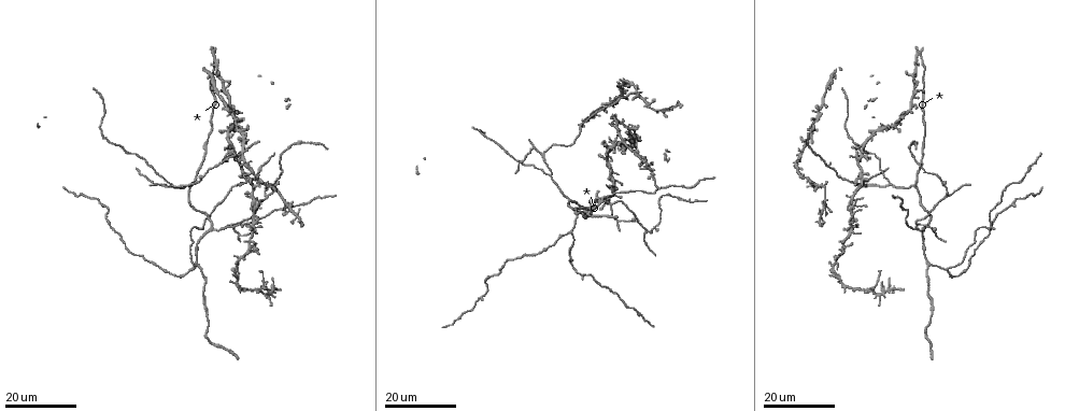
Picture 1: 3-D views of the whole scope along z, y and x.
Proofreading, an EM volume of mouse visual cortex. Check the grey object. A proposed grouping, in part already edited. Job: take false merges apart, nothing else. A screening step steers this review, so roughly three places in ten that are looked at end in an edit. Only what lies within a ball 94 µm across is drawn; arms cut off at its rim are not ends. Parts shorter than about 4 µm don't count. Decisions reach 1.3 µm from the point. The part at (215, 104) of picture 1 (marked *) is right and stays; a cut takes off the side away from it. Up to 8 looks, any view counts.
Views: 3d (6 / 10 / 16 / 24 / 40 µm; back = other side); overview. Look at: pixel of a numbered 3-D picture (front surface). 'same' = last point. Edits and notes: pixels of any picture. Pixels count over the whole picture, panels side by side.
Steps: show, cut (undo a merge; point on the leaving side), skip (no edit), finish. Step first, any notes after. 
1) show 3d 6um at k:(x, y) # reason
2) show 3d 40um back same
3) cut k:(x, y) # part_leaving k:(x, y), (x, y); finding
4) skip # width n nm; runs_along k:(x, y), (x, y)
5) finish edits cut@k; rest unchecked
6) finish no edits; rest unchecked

show 3d 16um at 1:(567, 200) # arms part here

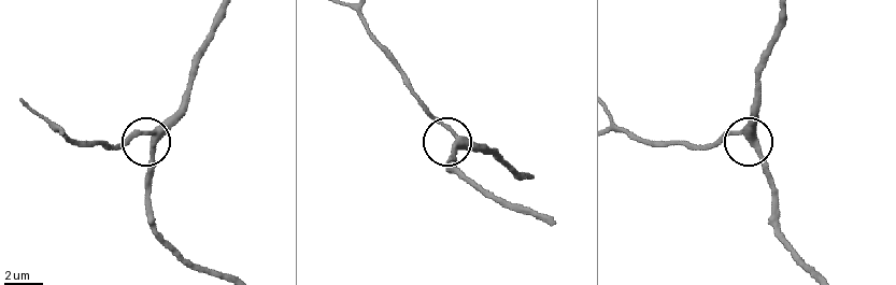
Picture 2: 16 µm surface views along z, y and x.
show 3d 10um at 2:(152, 134)

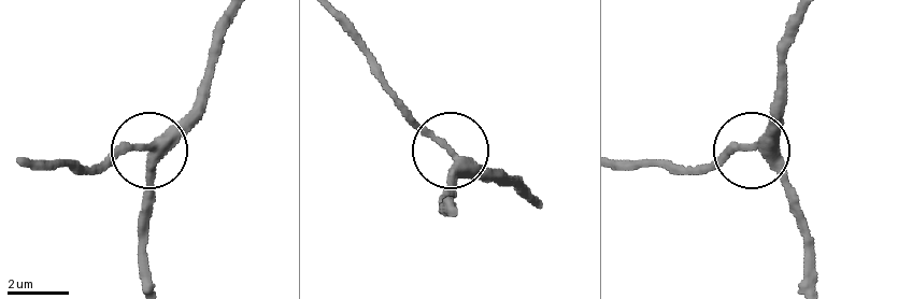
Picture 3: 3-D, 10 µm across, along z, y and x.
skip # width 290 nm; runs_along 3:(231, 20), (208, 90), (157, 144), (74, 167); continuous, no second neuron

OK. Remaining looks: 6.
show 3d 24um at 1:(266, 195) # three-way junction

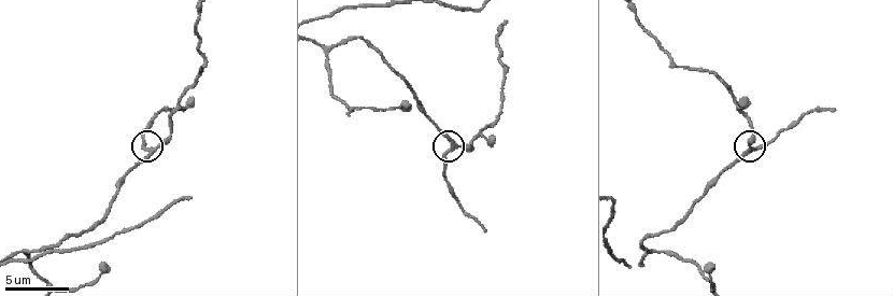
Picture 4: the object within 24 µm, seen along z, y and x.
show 3d 10um at 4:(450, 149)

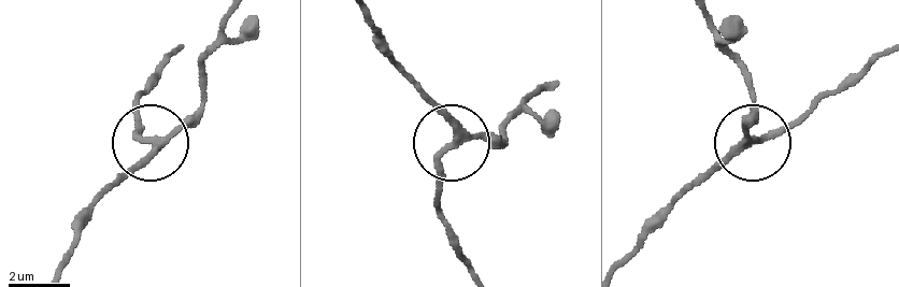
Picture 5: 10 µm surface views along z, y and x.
skip # arms 3; runs_along 5:(361, 11), (382, 49), (448, 127), (436, 209); one neuron here

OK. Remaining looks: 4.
show 3d 6um at 4:(25, 250) # branch point

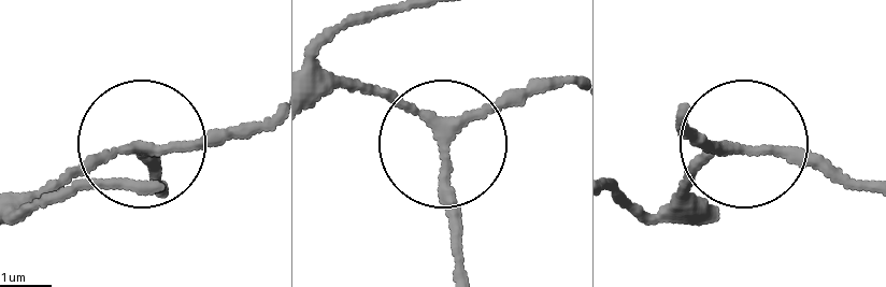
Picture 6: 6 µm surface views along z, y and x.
show 3d 6um back at 6:(144, 149)

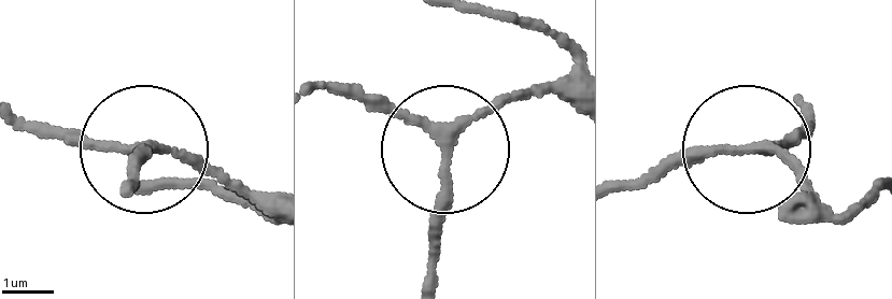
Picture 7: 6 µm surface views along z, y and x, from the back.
skip # arms 3; runs_along 7:(569, 103), (518, 95), (454, 133), (428, 274); one neuron here

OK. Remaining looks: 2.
show 3d 24um at 1:(613, 180) # four arms meet

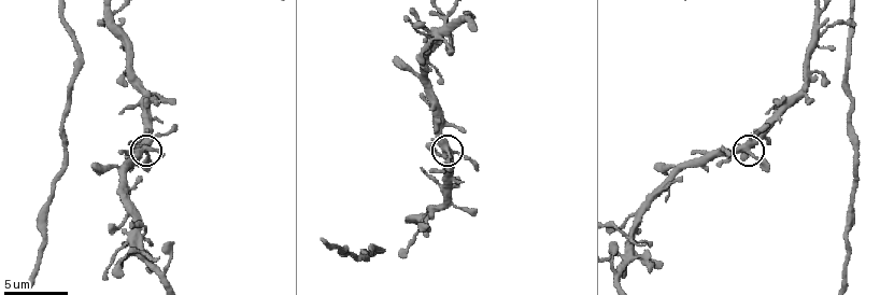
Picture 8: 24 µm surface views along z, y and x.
show 3d 6um at 8:(748, 140)

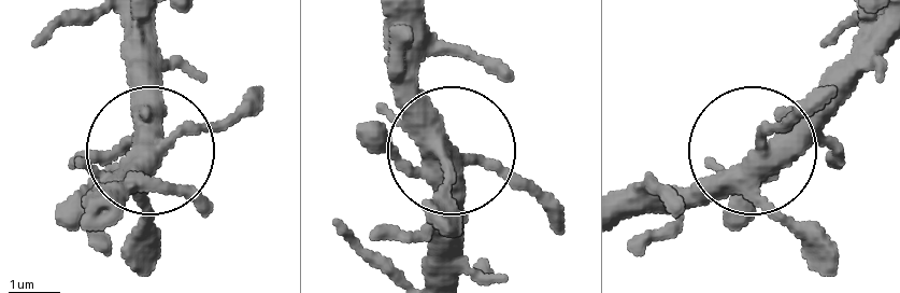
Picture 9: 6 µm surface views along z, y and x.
skip # width 390 nm; runs_along 9:(883, 27), (754, 152), (814, 96); all the same neuron

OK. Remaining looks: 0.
finish no edits; rest unchecked

